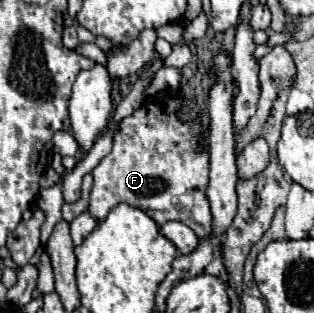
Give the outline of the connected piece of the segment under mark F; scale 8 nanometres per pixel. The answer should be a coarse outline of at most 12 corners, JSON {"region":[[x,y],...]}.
{"region":[[156,95],[120,121],[88,209],[118,203],[206,239],[200,115]]}

